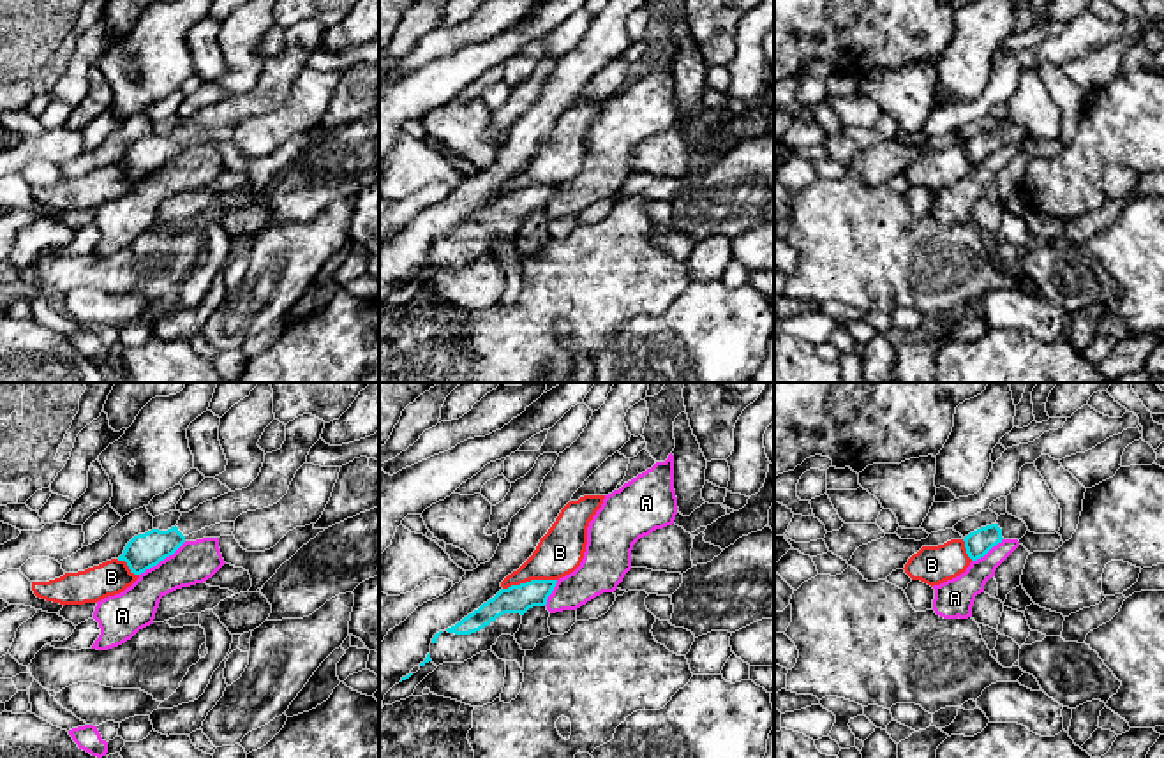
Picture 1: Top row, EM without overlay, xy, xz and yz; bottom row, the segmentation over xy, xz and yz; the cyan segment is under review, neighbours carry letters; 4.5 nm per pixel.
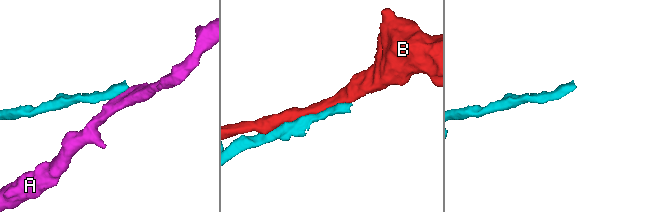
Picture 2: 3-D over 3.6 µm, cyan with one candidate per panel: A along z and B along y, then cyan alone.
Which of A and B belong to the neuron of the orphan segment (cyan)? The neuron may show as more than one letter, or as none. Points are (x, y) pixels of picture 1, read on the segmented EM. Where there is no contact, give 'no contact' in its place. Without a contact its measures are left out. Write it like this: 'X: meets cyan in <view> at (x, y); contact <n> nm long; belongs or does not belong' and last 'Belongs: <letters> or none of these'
A: meets cyan in xy at (163, 559); contact 260 nm long; does not belong
B: meets cyan in xz at (531, 580); contact 260 nm long; does not belong
Belongs: none of these

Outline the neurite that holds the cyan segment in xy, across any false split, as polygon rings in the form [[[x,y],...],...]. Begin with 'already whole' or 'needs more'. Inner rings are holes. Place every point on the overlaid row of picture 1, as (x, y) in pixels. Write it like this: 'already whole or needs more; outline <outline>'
needs more; outline [[[312,414],[295,418],[286,425],[282,448],[265,455],[259,476],[247,488],[228,492],[182,513],[178,524],[168,531],[152,529],[134,536],[118,561],[125,561],[131,573],[141,575],[173,555],[189,534],[277,504],[287,494],[296,471],[307,464],[307,455],[321,439],[323,428],[325,421]]]

